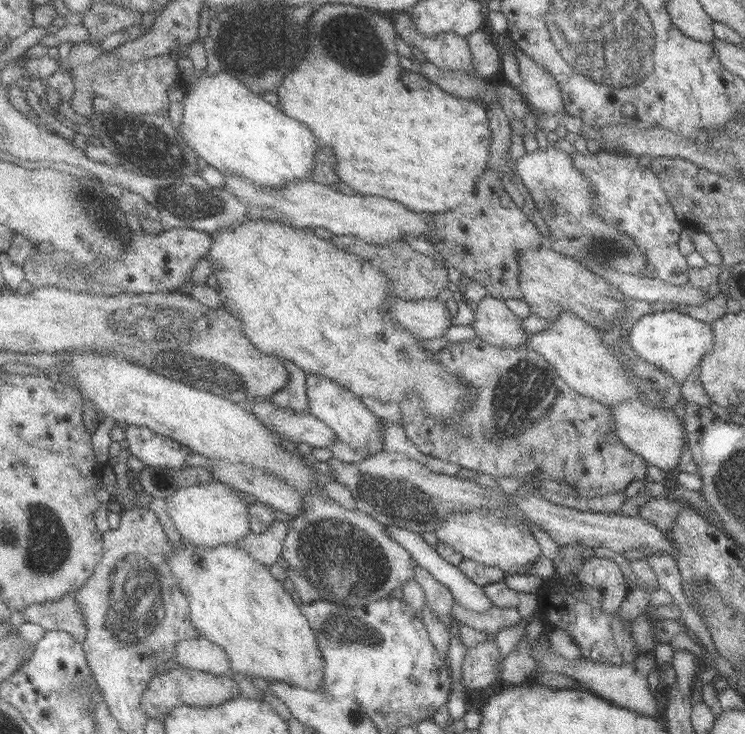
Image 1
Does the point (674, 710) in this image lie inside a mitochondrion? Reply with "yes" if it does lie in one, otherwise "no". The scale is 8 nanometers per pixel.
no

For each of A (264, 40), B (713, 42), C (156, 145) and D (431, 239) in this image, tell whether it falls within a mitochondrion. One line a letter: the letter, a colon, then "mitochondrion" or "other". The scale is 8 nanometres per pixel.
A: mitochondrion
B: other
C: mitochondrion
D: other

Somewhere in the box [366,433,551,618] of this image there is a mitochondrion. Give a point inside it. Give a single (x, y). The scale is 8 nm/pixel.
(396, 502)

